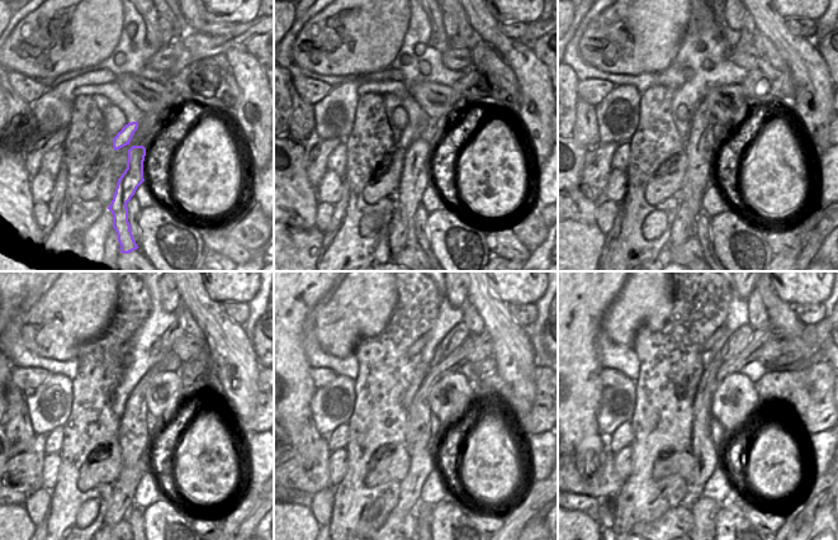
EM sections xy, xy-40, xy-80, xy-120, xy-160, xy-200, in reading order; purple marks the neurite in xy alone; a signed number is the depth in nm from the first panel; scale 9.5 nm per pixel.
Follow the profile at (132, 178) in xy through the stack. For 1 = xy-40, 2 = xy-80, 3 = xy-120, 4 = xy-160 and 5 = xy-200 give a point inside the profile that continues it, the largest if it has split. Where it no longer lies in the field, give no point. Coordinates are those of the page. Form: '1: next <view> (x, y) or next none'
1: next xy-40 (415, 178)
2: next xy-80 (700, 147)
3: next xy-120 (132, 434)
4: next xy-160 (418, 430)
5: next xy-200 (752, 351)

